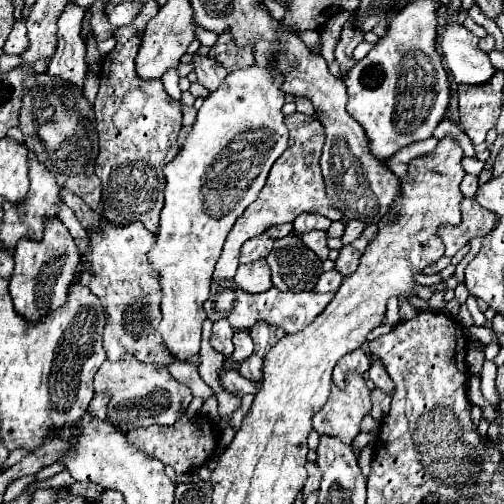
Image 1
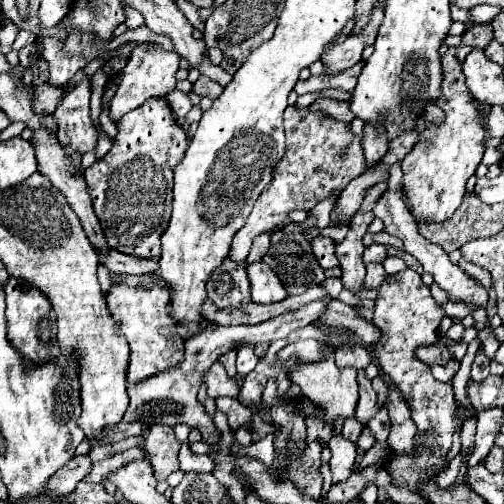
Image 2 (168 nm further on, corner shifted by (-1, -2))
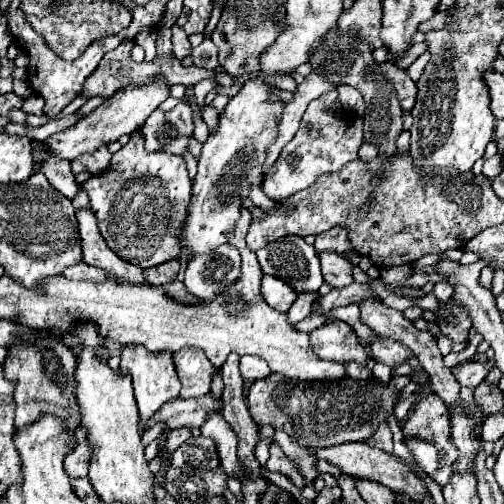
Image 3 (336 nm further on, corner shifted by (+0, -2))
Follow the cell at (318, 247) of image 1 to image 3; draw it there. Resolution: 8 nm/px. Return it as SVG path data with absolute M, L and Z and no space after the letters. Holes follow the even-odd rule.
M322 253L318 257L320 257L322 275L324 275L326 283L330 283L332 287L346 287L354 281L352 279L352 263L346 261L342 255Z

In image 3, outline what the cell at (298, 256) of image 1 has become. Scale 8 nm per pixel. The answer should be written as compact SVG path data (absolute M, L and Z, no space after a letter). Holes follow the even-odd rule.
M282 237L274 243L268 243L256 255L264 273L282 279L296 293L318 291L324 283L318 255L302 237Z

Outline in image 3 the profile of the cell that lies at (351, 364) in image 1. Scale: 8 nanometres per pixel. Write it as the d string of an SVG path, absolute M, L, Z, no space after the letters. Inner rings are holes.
M344 321L322 325L320 329L312 331L310 341L320 359L336 361L342 365L352 361L360 365L368 365L366 349L360 345L354 329Z

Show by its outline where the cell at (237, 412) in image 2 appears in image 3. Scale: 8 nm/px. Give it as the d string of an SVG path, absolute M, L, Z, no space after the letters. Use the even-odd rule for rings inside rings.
M276 441L270 443L270 459L268 459L266 467L268 467L270 471L278 471L278 473L290 477L296 487L300 487L300 489L304 487L304 479L302 479L300 471L290 463L290 459L282 453L282 449L280 449L280 445L278 445Z

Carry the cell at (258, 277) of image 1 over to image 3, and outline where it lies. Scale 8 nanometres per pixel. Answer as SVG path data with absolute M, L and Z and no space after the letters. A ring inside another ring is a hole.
M264 275L262 277L262 297L272 309L284 313L296 301L296 291L290 285L282 283L280 279L274 279L272 275Z

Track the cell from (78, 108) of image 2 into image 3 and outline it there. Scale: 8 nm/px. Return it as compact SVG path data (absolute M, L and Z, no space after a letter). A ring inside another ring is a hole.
M98 147L98 151L94 151L94 155L80 155L78 159L74 159L72 163L72 171L74 173L82 173L82 171L90 171L92 175L104 171L110 163L110 151L106 147Z

